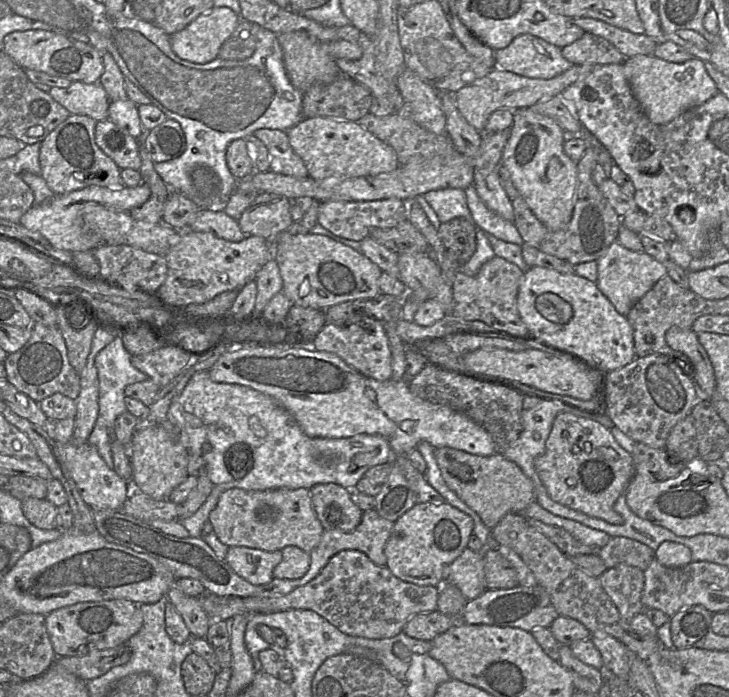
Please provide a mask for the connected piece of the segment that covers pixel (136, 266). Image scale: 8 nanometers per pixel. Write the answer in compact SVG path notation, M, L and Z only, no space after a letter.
M106 244L98 246L92 253L100 266L99 277L127 290L156 293L166 279L167 260L164 255L146 252L129 245Z

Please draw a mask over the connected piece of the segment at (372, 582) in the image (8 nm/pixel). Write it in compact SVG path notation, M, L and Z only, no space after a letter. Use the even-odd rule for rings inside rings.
M344 550L334 555L311 581L288 594L276 597L238 597L205 593L198 599L211 620L230 621L234 616L248 612L275 613L290 609L306 609L315 611L345 634L369 639L381 639L390 638L400 633L407 620L412 616L435 611L439 592L440 587L420 586L397 578L386 566L374 564L360 551Z

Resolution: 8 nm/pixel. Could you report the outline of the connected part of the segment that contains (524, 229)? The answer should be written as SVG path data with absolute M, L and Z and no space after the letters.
M587 146L583 156L577 162L577 199L569 224L561 230L548 229L531 211L526 201L514 186L508 171L500 165L498 174L514 210L514 225L524 242L536 249L568 261L573 266L590 261L597 261L605 254L609 246L617 241L621 228L621 217L613 209L594 183L592 171L597 163L596 149Z

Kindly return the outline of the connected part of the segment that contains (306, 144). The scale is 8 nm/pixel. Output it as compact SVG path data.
M329 117L302 118L287 131L289 143L303 160L308 177L347 179L392 173L399 168L394 149L358 122Z

